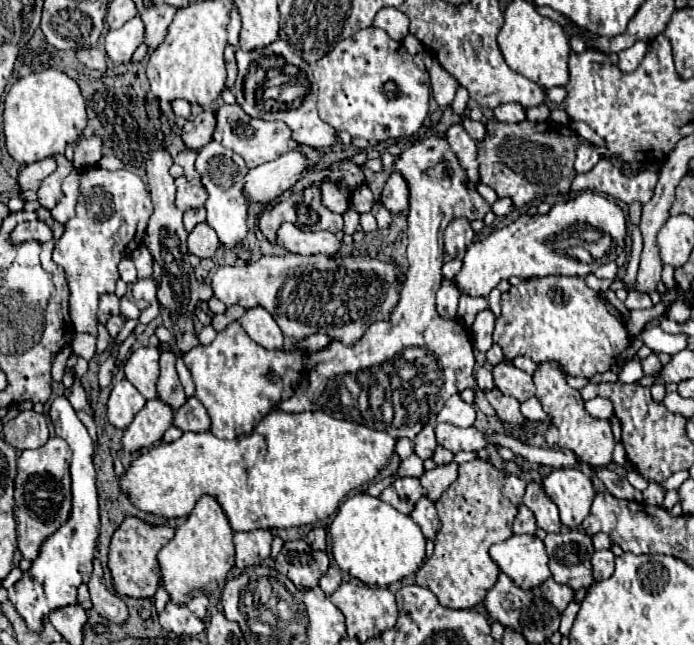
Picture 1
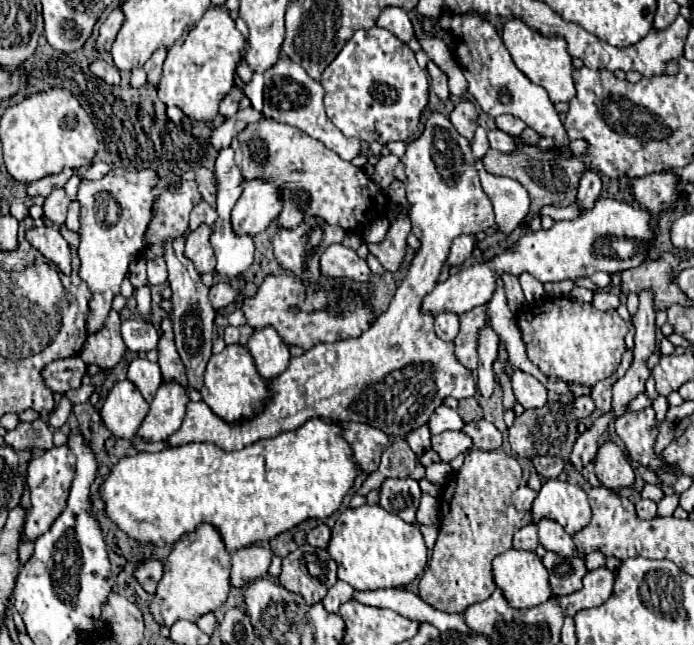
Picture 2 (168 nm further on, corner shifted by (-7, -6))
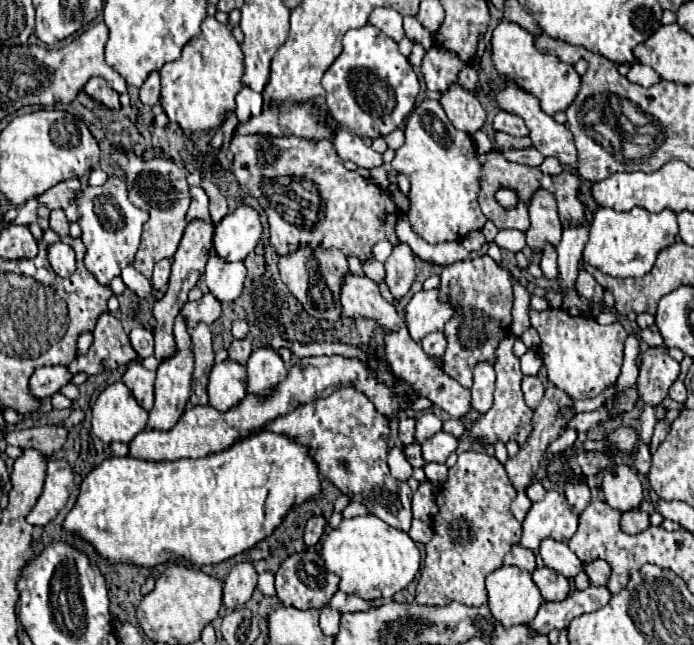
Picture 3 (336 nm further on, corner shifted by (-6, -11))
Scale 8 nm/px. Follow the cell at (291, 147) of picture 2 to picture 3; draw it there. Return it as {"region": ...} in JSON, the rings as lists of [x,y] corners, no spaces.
{"region":[[[235,135],[229,147],[235,155],[233,171],[241,185],[241,189],[255,197],[269,219],[271,231],[271,245],[277,249],[279,255],[291,253],[297,245],[323,245],[323,247],[337,247],[345,255],[357,255],[361,261],[371,257],[371,247],[387,239],[397,245],[395,237],[395,221],[397,221],[397,207],[391,201],[389,193],[379,189],[369,179],[363,179],[357,171],[345,169],[343,161],[337,157],[329,139],[311,141],[299,137],[271,137],[271,135]]]}

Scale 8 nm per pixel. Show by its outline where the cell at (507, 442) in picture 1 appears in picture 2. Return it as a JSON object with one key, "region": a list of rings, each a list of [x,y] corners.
{"region":[[[486,420],[466,422],[462,432],[468,434],[474,446],[480,450],[498,450],[502,446],[502,434],[492,422],[486,422]]]}

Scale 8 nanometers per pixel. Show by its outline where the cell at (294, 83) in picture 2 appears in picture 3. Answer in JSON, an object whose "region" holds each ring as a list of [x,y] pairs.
{"region":[[[341,127],[333,129],[331,143],[335,147],[335,153],[343,161],[353,161],[353,163],[357,163],[359,167],[365,167],[365,169],[371,169],[371,167],[377,167],[377,165],[383,163],[379,153],[375,153],[371,147],[367,147],[357,135],[353,135],[353,133],[349,133]]]}

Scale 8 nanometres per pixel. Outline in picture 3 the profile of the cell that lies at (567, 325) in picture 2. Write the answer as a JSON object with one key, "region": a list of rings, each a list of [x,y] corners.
{"region":[[[563,309],[531,311],[531,327],[539,333],[539,353],[547,369],[549,381],[565,391],[571,399],[597,397],[605,387],[617,381],[623,365],[623,341],[627,337],[623,325],[599,325],[587,315],[569,315]]]}

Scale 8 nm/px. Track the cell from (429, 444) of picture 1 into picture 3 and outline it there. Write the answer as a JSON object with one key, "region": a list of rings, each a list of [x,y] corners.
{"region":[[[405,417],[399,421],[399,439],[403,445],[413,445],[415,443],[415,419]]]}

